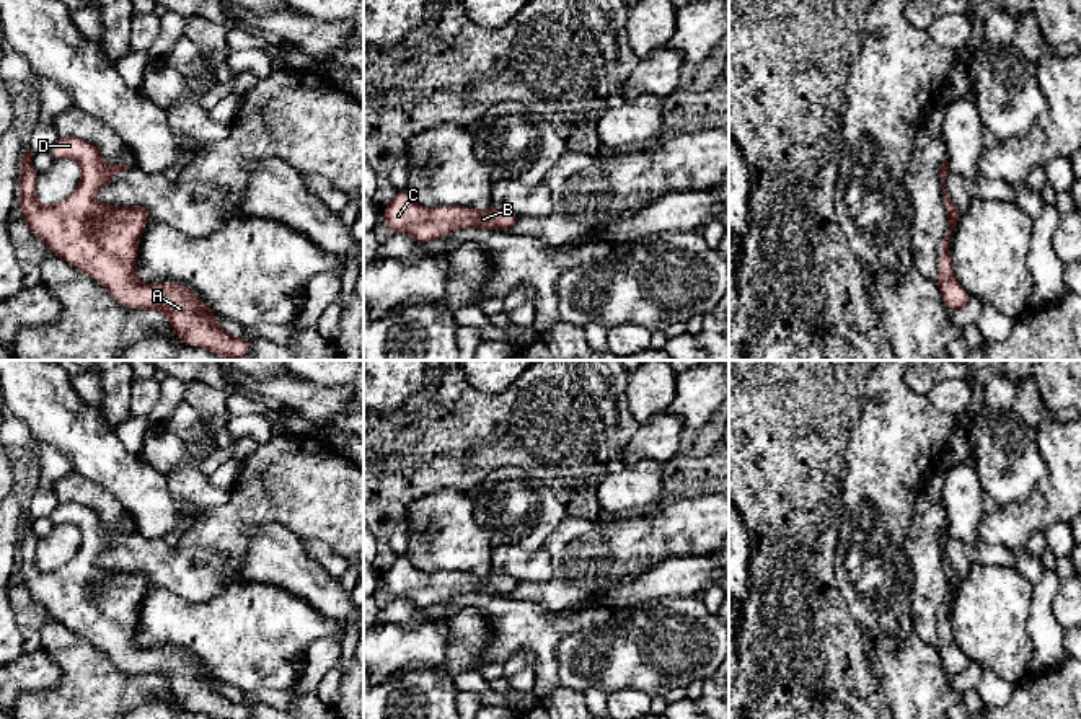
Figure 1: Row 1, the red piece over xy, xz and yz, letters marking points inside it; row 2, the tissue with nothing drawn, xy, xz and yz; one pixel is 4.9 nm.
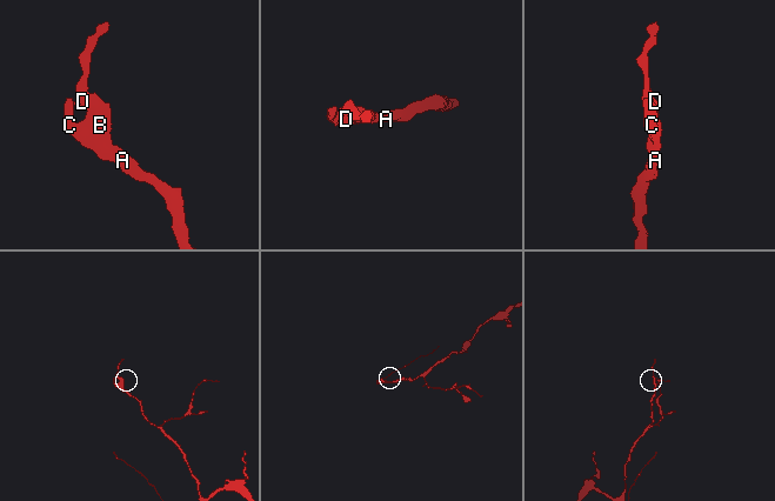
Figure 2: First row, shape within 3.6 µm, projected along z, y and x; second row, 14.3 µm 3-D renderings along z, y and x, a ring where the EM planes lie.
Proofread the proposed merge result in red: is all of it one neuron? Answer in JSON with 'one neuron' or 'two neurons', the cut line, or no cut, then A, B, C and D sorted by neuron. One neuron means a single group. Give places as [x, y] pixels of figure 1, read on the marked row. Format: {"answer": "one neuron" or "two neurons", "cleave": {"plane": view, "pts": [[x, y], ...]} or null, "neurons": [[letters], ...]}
{"answer": "one neuron", "cleave": null, "neurons": [["A", "B", "C", "D"]]}

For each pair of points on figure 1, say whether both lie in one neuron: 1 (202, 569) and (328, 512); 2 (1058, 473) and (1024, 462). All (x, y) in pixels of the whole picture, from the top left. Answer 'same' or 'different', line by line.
1: same
2: different

